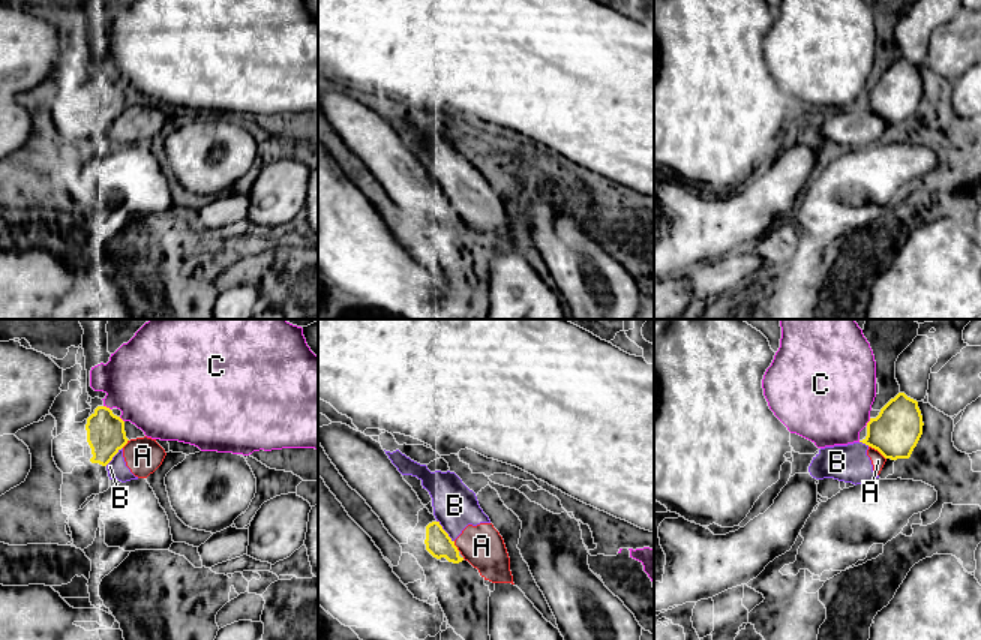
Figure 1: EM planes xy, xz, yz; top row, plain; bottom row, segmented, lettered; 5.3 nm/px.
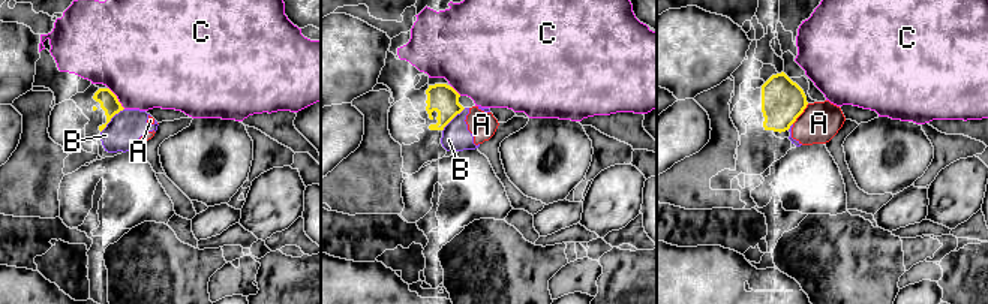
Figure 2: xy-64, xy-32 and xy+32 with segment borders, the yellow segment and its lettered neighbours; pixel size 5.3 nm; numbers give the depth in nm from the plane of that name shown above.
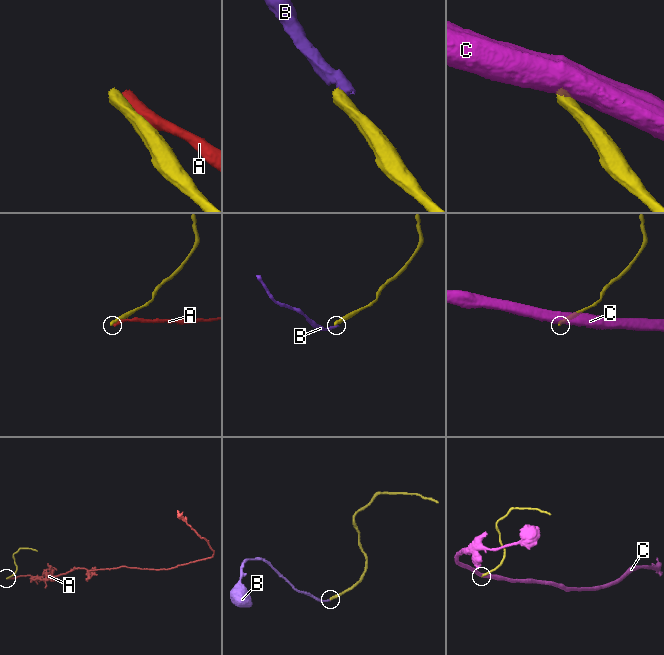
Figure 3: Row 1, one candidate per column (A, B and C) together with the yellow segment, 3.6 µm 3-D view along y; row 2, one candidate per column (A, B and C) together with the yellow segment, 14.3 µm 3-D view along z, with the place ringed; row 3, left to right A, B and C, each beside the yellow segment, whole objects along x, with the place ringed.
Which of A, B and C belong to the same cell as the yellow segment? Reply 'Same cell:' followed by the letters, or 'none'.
Same cell: none

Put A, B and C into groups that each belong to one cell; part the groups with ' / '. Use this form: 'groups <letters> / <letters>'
groups A B / C

